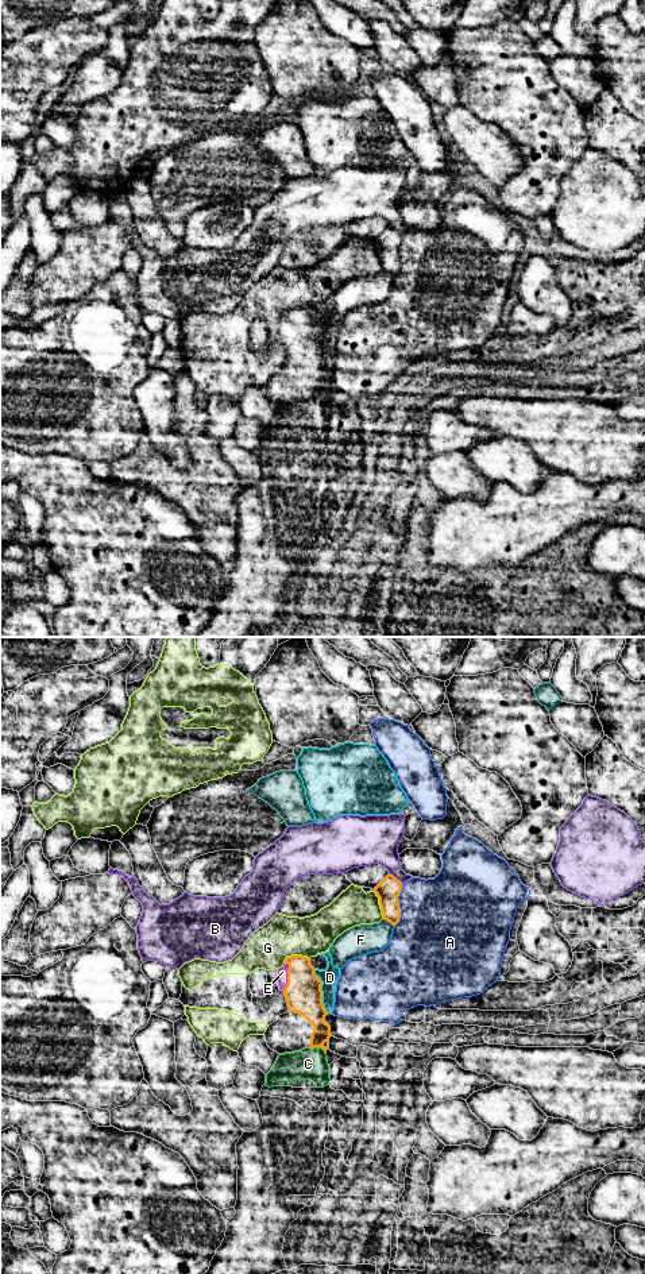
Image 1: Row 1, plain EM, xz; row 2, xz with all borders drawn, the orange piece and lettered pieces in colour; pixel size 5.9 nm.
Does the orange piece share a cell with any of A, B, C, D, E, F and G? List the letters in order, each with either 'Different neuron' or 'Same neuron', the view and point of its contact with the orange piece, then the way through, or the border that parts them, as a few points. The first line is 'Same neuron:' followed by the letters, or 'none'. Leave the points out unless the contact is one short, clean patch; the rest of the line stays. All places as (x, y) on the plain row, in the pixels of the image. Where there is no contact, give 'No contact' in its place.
Same neuron: none
A: Different neuron. Touches orange at xz (398, 258)
B: Different neuron. Touches orange at xz (396, 231)
C: Different neuron. Touches orange at xz (317, 398)
D: Different neuron. Touches orange at xz (321, 343)
E: Different neuron. Touches orange at xz (288, 329)
F: Different neuron. Touches orange at xz (389, 273)
G: Different neuron. Touches orange at xz (294, 308)

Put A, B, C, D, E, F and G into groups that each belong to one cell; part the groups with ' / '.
A / B / C D / E G / F

